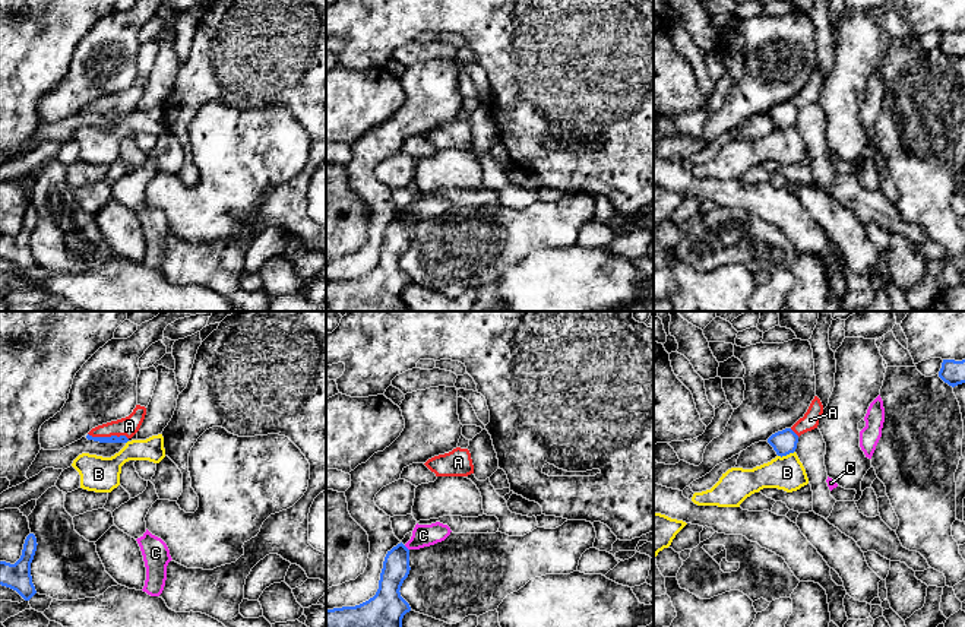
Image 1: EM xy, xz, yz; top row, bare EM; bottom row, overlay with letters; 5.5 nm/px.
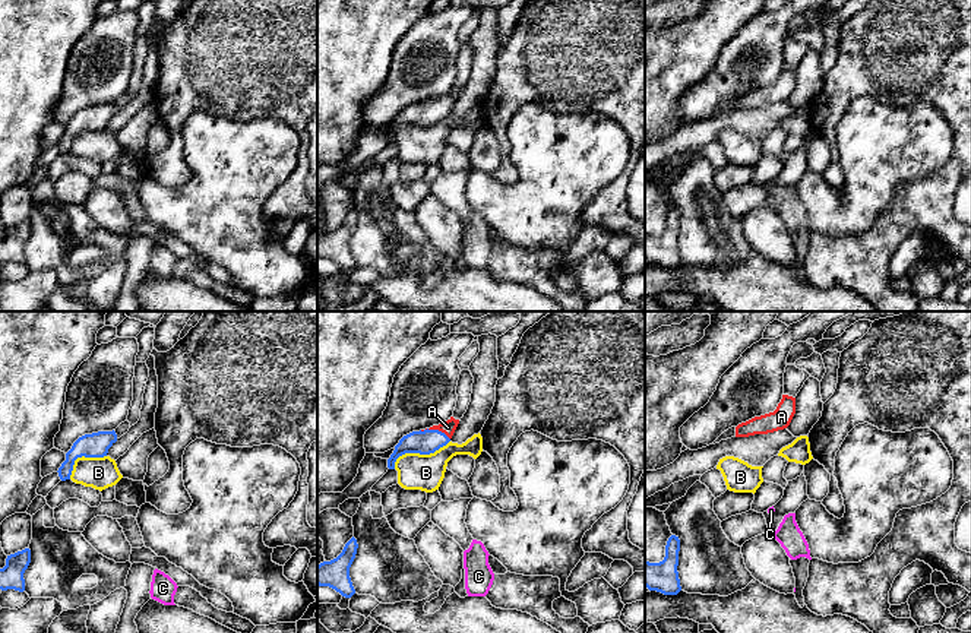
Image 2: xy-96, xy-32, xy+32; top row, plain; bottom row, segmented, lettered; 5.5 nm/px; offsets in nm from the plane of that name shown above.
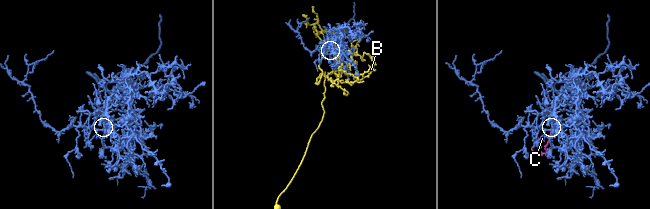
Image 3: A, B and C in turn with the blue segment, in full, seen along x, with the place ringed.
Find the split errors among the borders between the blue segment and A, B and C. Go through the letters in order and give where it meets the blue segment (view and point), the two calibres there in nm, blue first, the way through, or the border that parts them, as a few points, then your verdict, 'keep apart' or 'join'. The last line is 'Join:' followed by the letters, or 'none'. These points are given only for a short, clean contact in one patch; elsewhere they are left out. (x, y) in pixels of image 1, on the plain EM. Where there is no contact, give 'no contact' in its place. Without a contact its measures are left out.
A: contact xy (108, 110); calibres 50 and 110 nm; way xy (113, 111), (108, 110), (129, 98); join
B: contact yz (785, 127); calibres 130 and 190 nm; keep apart
C: contact xz (407, 221); calibres 150 and 130 nm; border xz (404, 218), (408, 222); keep apart
Join: A

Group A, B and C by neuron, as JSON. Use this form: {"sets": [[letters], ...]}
{"sets": [["A"], ["B"], ["C"]]}

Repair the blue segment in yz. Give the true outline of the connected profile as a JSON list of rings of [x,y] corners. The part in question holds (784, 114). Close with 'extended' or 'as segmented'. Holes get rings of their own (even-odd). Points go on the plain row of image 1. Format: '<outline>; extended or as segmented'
[[[817,69],[811,73],[807,85],[791,101],[785,101],[772,107],[768,115],[773,120],[778,129],[787,129],[797,121],[798,110],[807,104],[817,101],[823,86],[823,77]]]; extended

